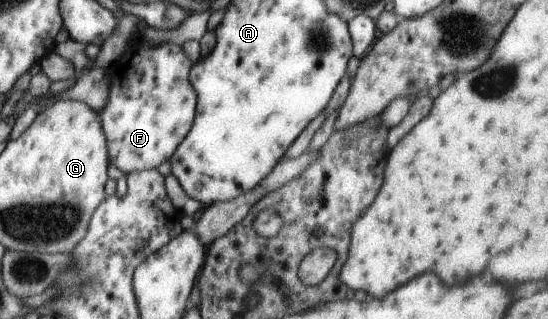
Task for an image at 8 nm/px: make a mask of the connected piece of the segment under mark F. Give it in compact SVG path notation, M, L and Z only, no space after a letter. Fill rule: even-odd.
M142 38L140 40L139 45L129 47L121 55L123 65L127 65L129 69L119 70L119 75L123 73L123 83L131 81L135 85L113 85L109 91L107 105L99 113L101 127L107 139L109 163L113 163L126 176L141 170L157 170L161 163L169 161L189 133L197 113L197 93L189 81L192 63L185 55L183 46L163 42L159 47L147 47L142 43Z

